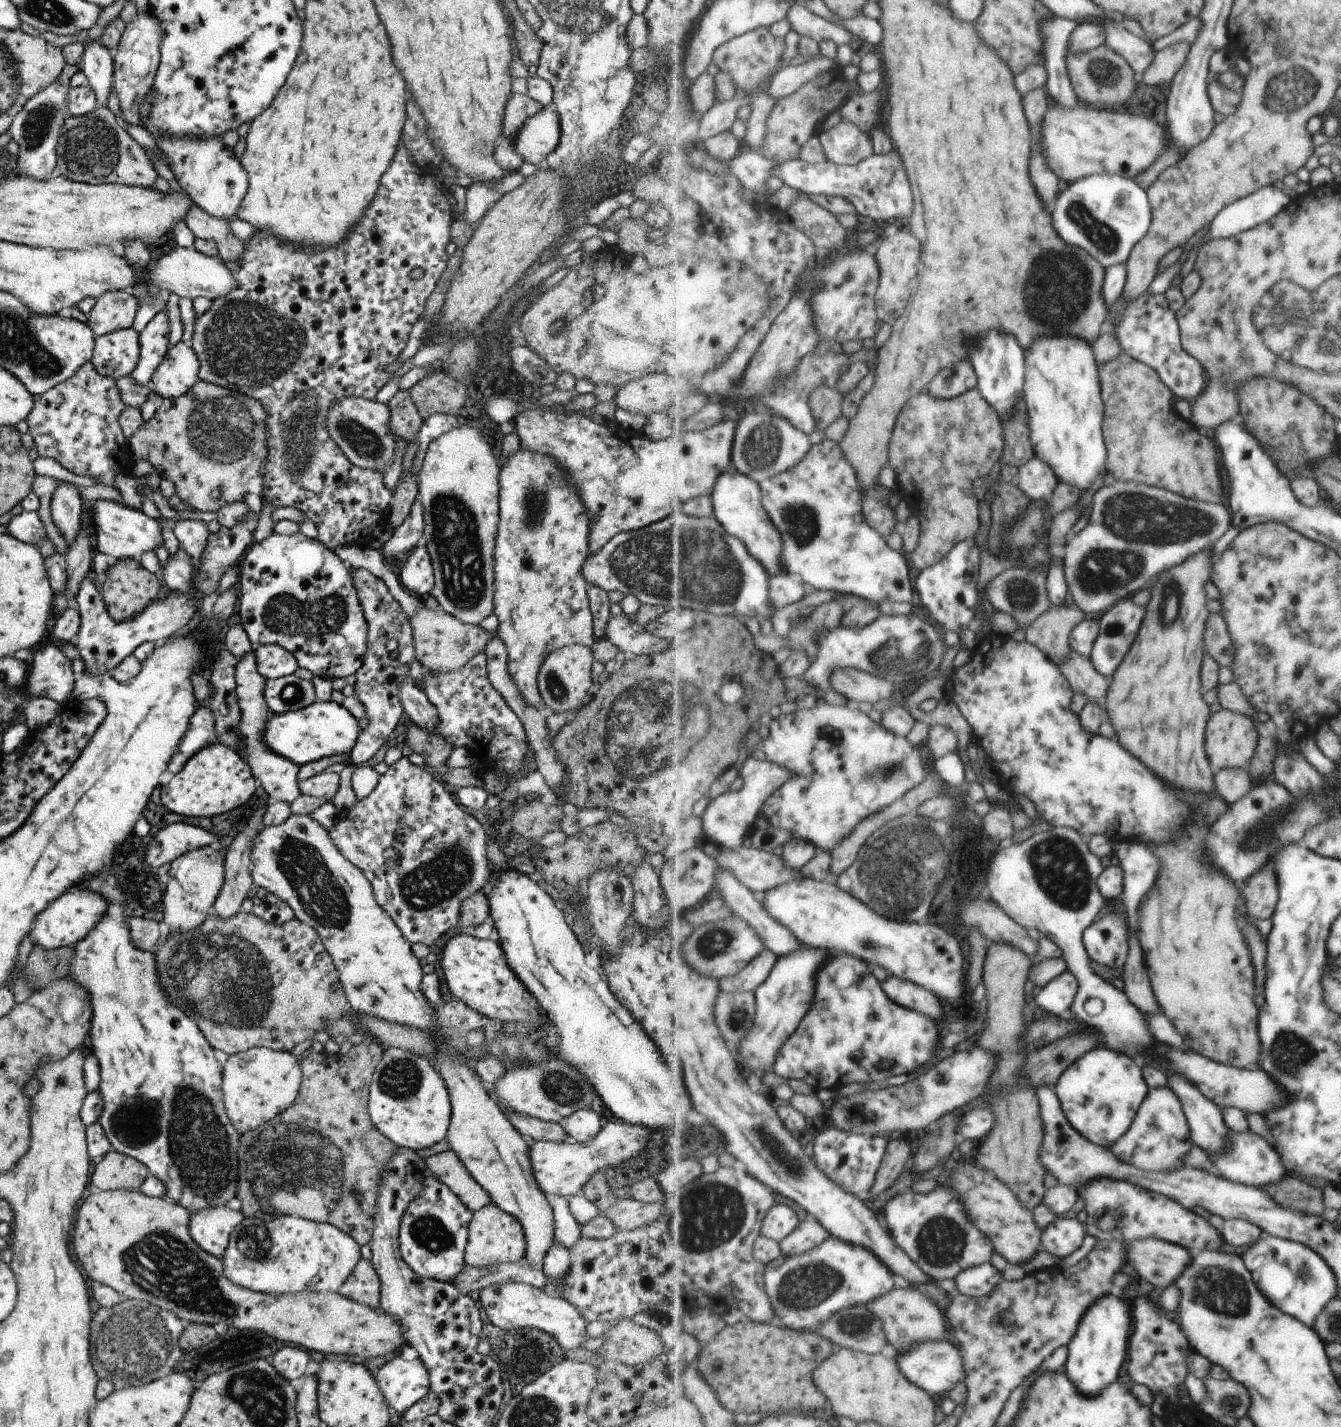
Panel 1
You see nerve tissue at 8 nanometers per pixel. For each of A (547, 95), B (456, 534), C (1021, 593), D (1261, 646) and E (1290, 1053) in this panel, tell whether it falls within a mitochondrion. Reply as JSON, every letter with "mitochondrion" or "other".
{"A":"other","B":"mitochondrion","C":"mitochondrion","D":"mitochondrion","E":"mitochondrion"}

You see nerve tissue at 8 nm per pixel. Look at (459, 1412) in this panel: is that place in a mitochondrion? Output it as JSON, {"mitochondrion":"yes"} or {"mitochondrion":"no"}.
{"mitochondrion":"no"}

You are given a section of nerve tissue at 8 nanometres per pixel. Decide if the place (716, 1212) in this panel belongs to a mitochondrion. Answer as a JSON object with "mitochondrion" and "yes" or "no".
{"mitochondrion":"yes"}

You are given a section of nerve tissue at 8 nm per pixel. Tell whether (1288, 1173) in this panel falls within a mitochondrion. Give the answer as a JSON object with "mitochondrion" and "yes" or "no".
{"mitochondrion":"no"}

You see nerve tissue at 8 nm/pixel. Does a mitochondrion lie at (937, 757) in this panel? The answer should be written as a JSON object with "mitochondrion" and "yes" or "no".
{"mitochondrion":"no"}

